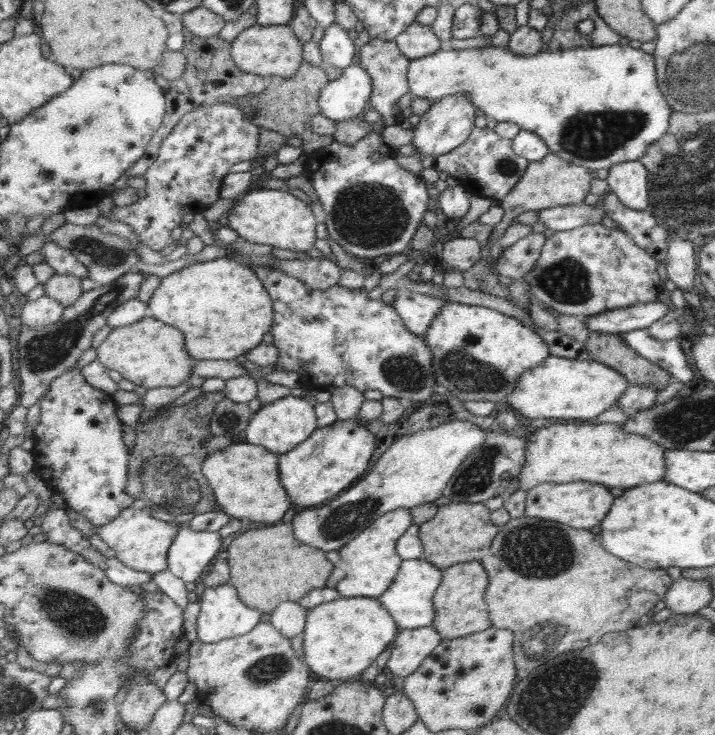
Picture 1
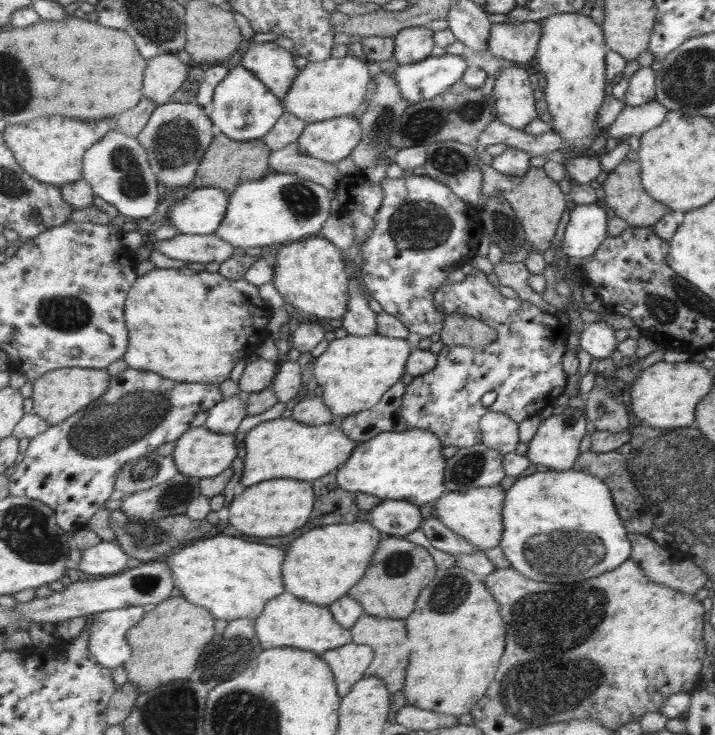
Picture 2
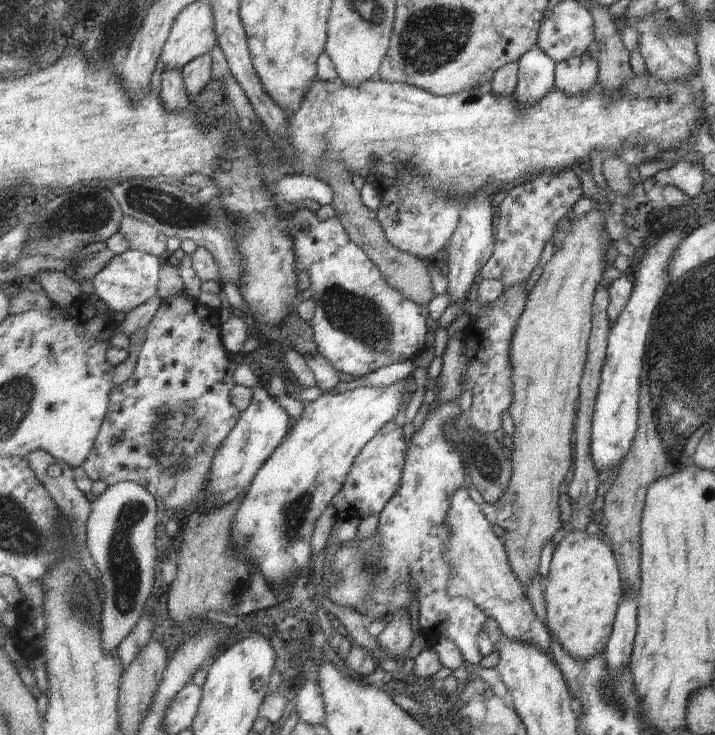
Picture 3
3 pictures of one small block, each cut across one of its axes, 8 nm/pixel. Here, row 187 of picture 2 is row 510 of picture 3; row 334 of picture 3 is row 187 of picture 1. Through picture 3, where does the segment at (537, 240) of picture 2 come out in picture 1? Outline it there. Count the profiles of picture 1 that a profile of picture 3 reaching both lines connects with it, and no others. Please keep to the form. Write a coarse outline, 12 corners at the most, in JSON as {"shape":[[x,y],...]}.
{"shape":[[550,153],[529,161],[488,239],[521,212],[581,203],[585,168]]}

